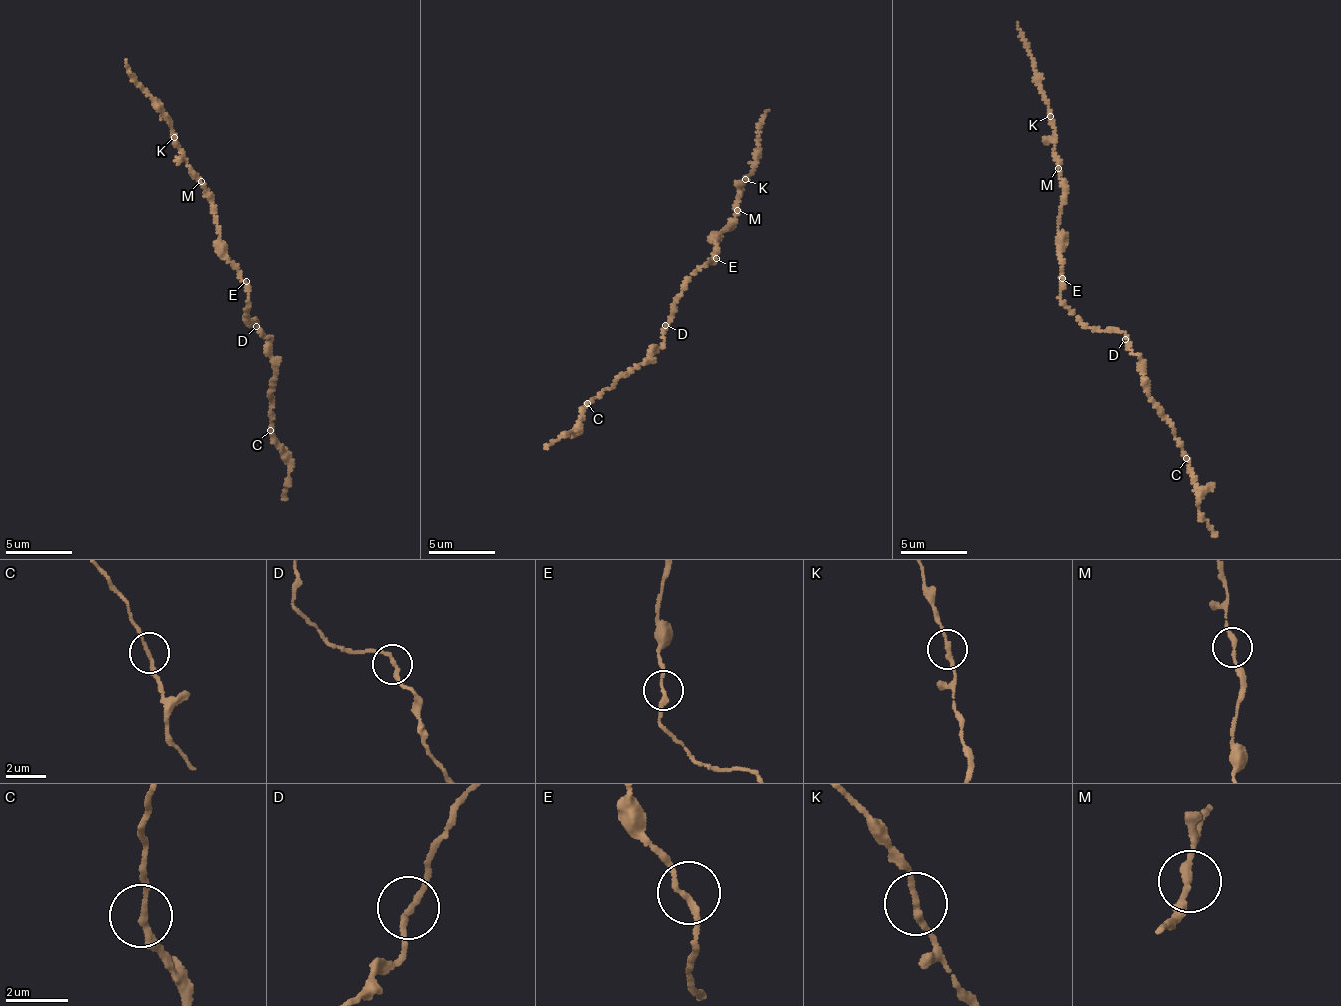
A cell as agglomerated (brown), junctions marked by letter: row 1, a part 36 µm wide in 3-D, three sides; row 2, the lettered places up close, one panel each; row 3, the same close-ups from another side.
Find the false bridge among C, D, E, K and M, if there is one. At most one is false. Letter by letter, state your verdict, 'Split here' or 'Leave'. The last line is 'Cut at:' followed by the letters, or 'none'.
C: Leave
D: Leave
E: Leave
K: Leave
M: Leave
Cut at: none

